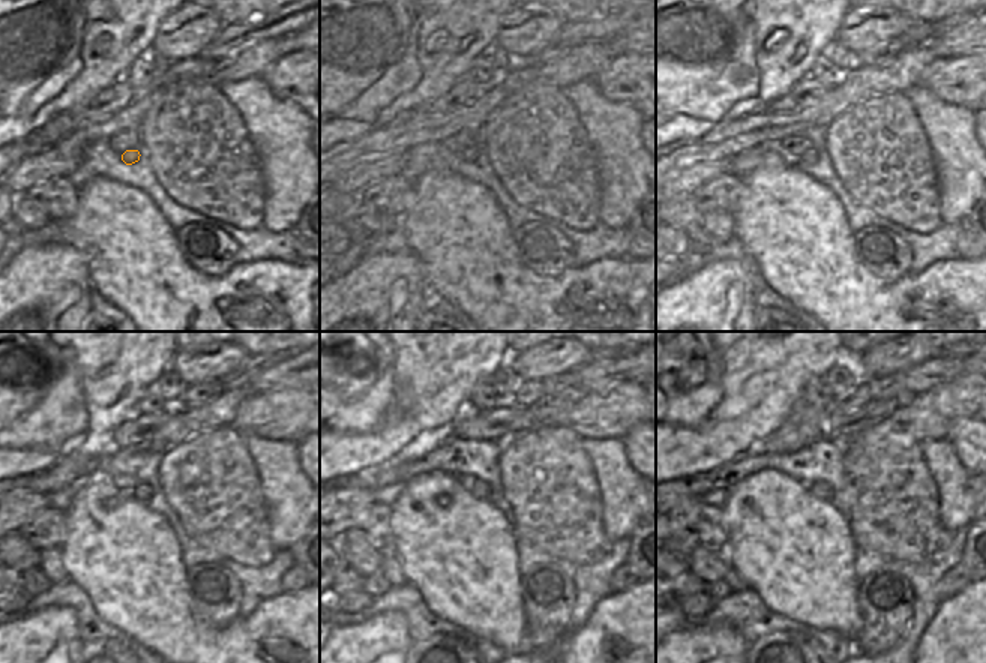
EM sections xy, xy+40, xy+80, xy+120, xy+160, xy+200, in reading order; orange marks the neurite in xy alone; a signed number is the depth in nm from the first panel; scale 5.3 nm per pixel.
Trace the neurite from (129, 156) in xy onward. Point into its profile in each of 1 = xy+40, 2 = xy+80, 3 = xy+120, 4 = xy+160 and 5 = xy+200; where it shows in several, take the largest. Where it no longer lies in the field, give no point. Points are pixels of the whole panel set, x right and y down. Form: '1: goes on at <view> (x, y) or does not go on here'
1: goes on at xy+40 (470, 155)
2: goes on at xy+80 (811, 156)
3: goes on at xy+120 (143, 492)
4: goes on at xy+160 (480, 491)
5: goes on at xy+200 (823, 491)

